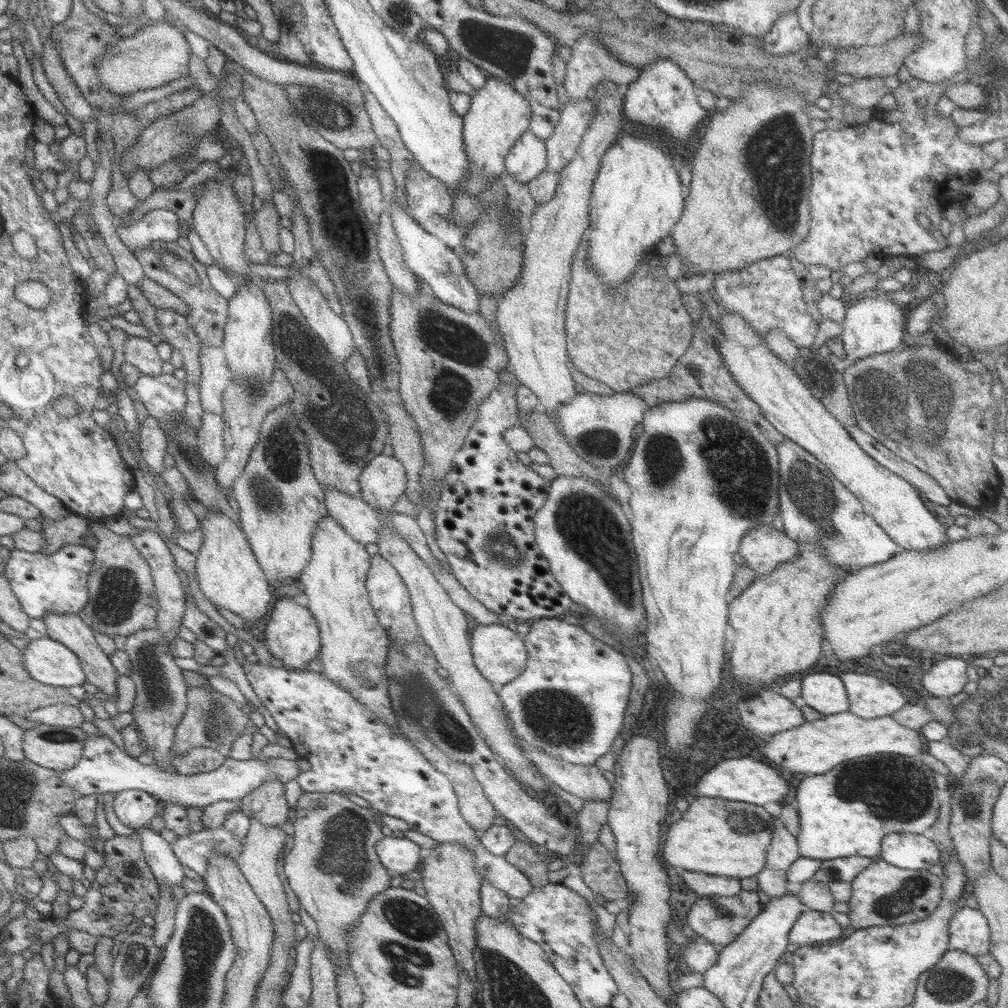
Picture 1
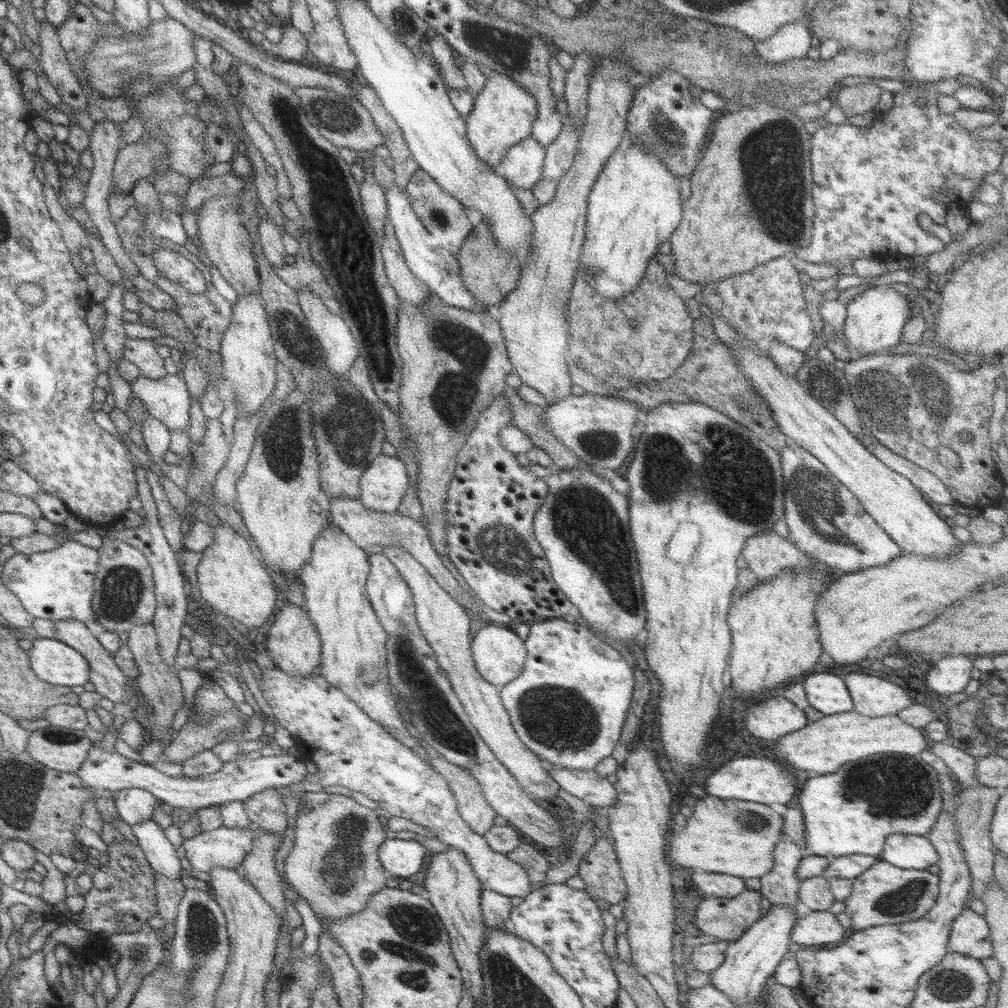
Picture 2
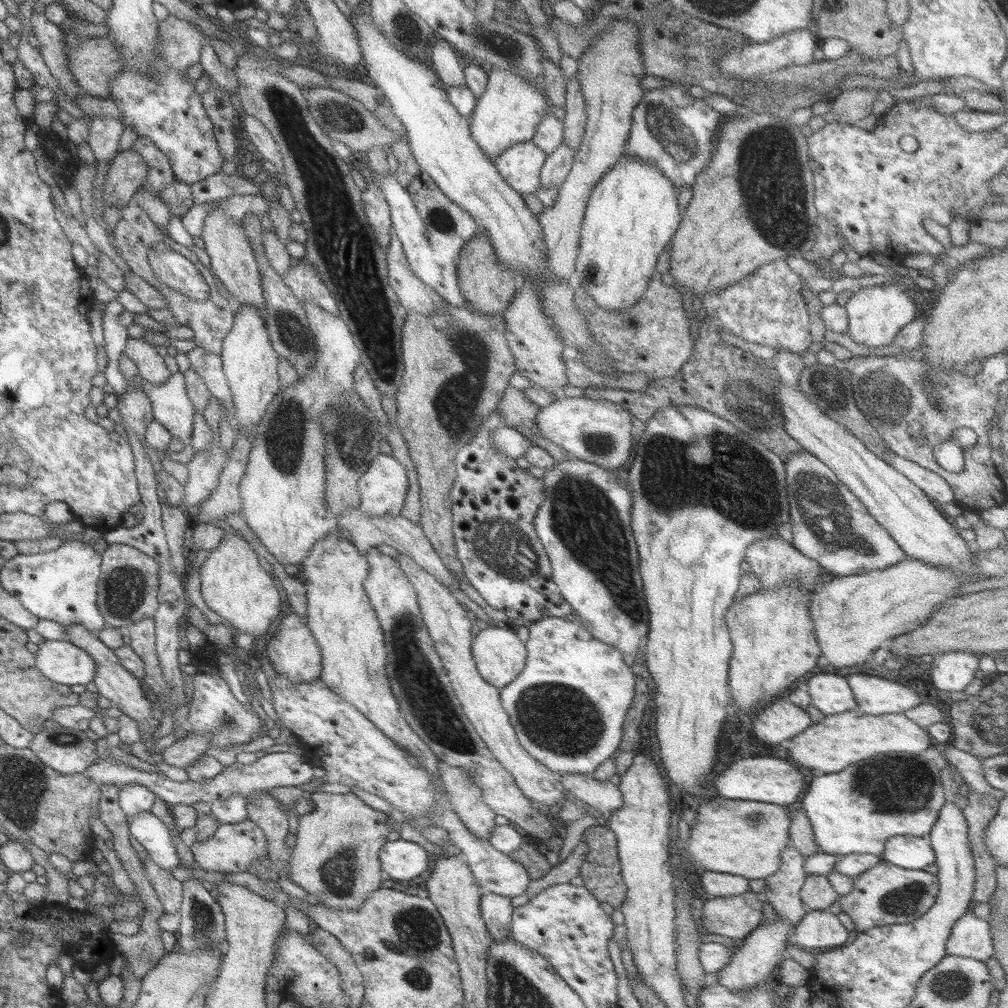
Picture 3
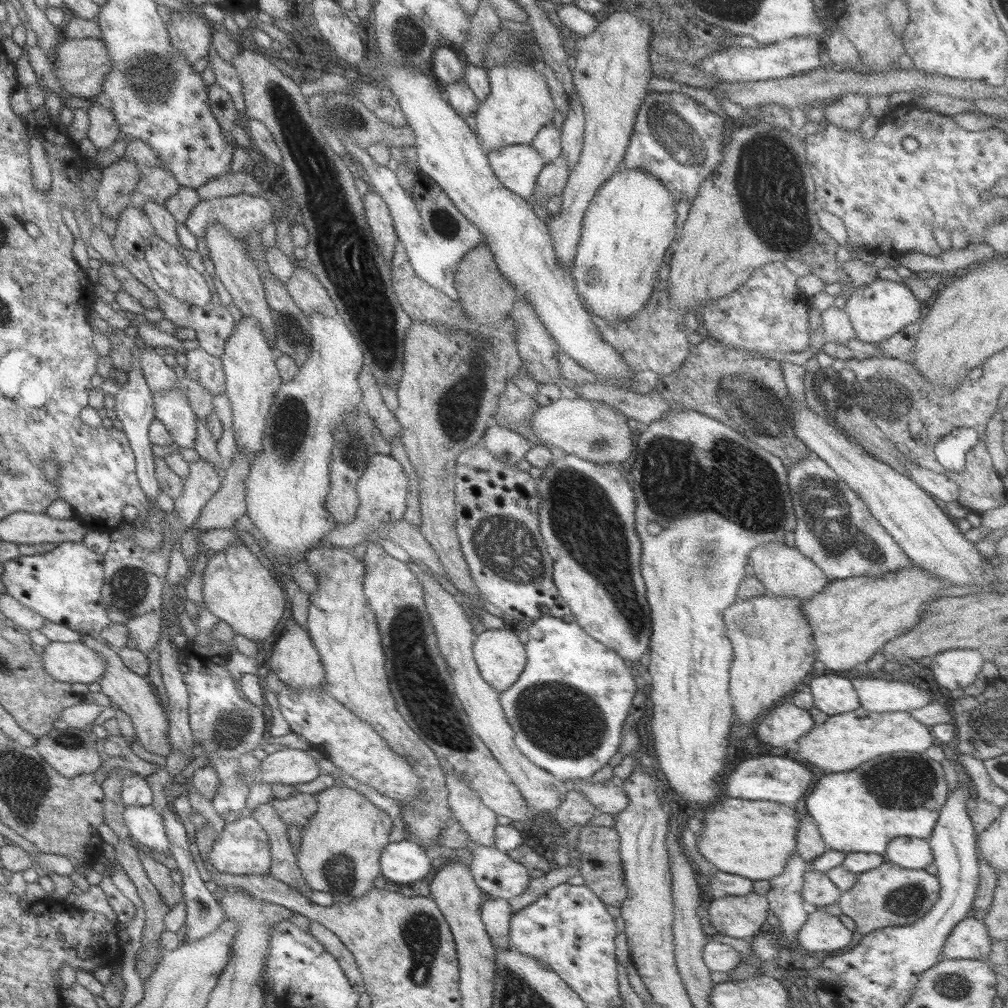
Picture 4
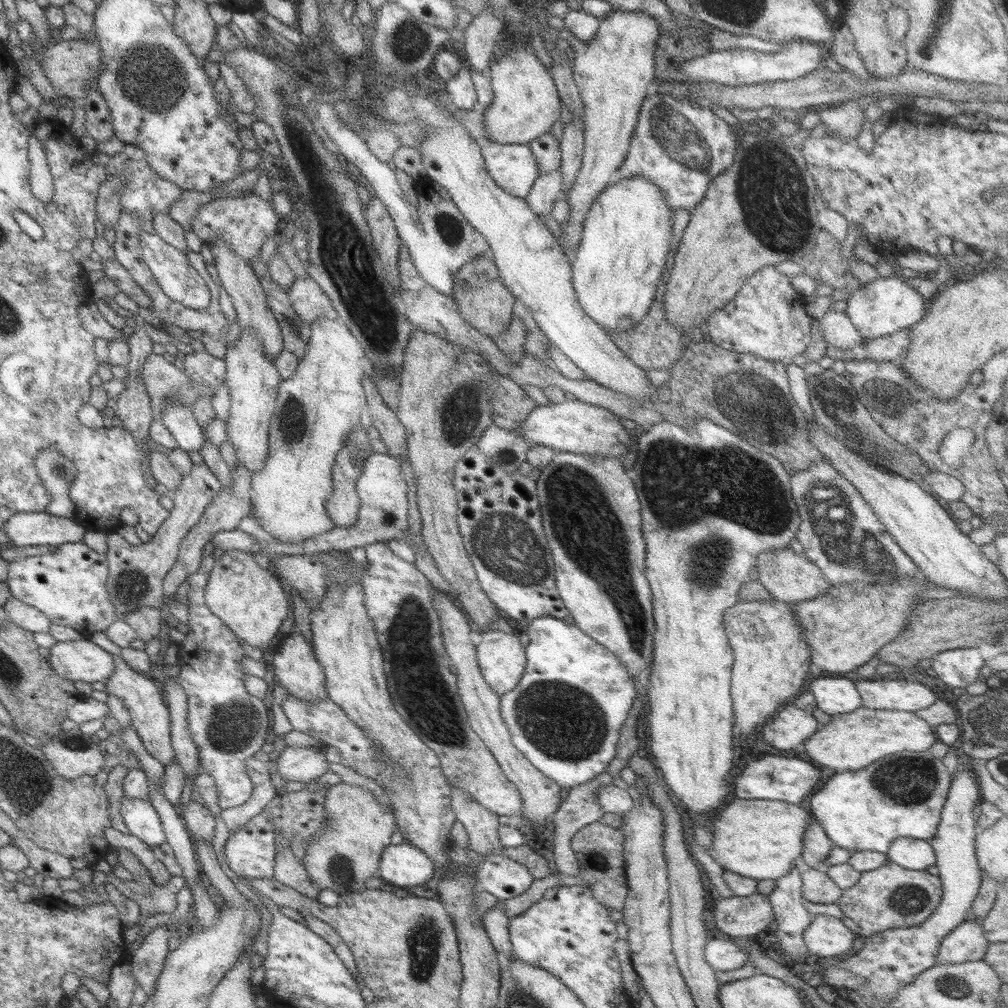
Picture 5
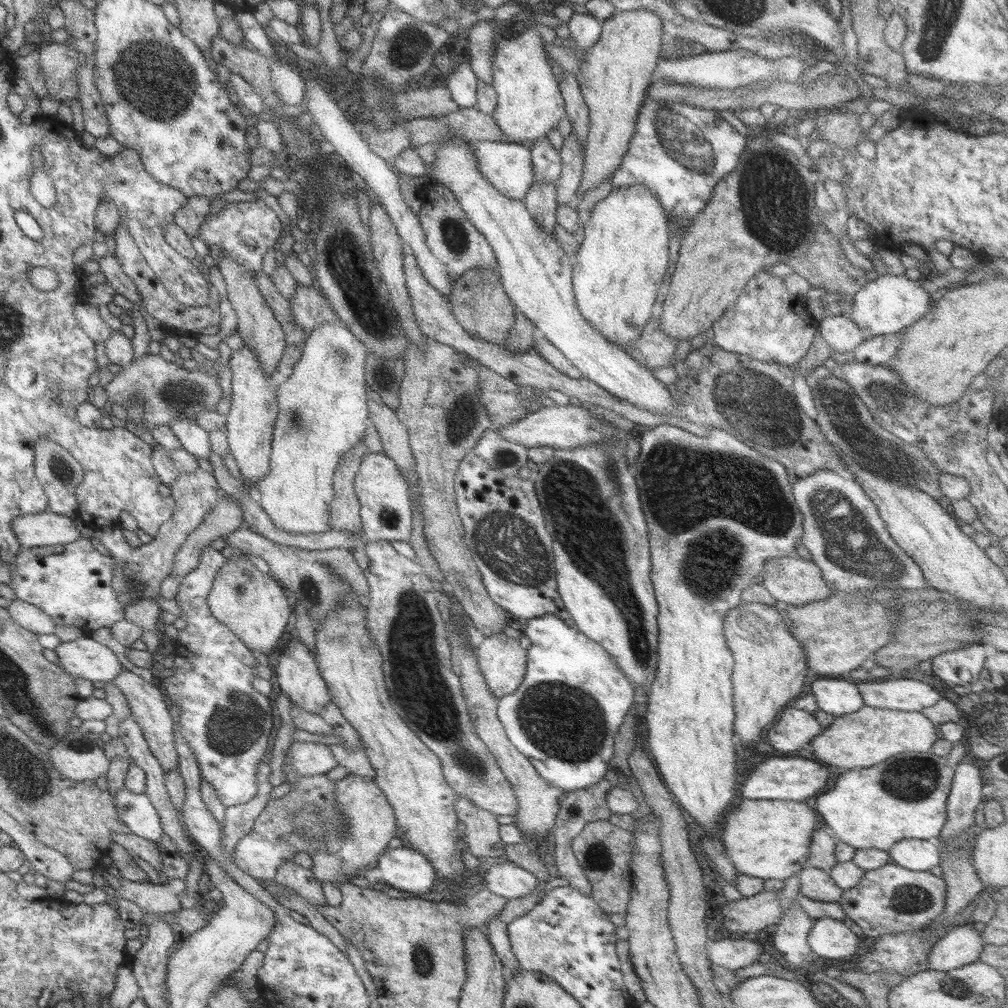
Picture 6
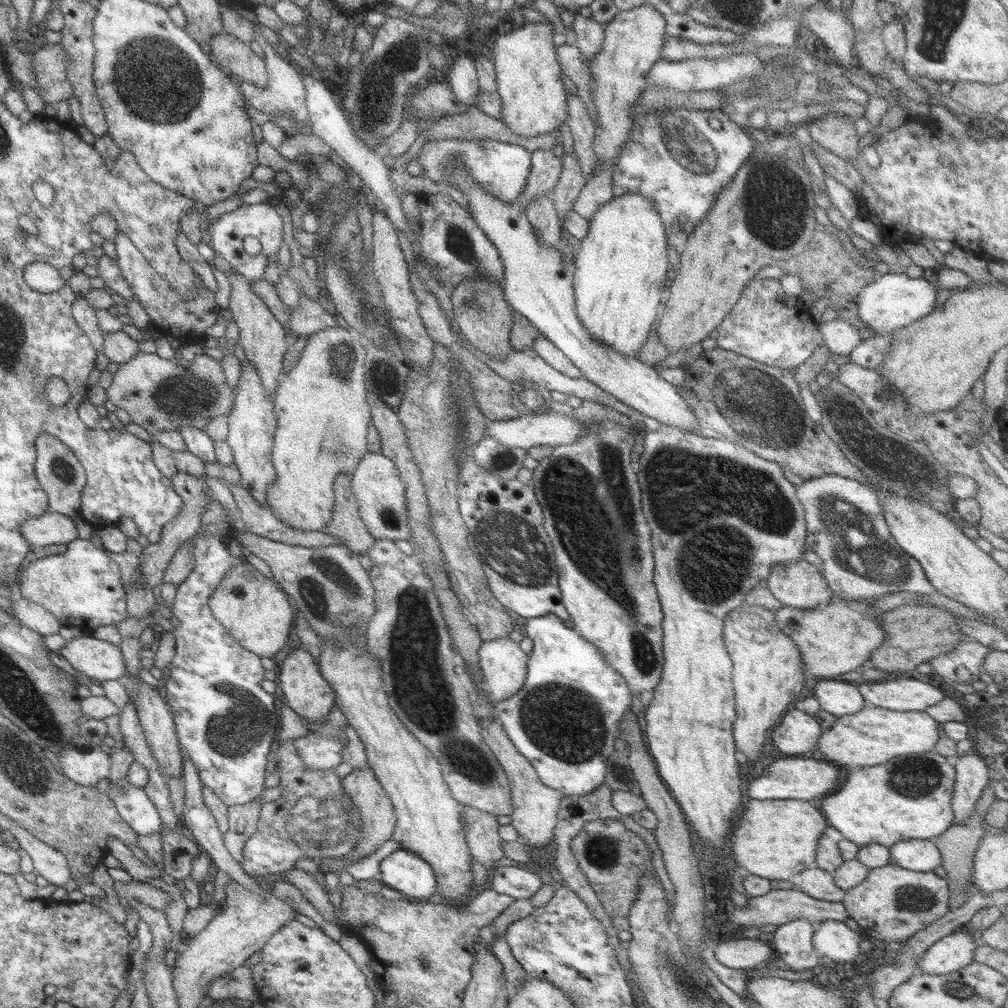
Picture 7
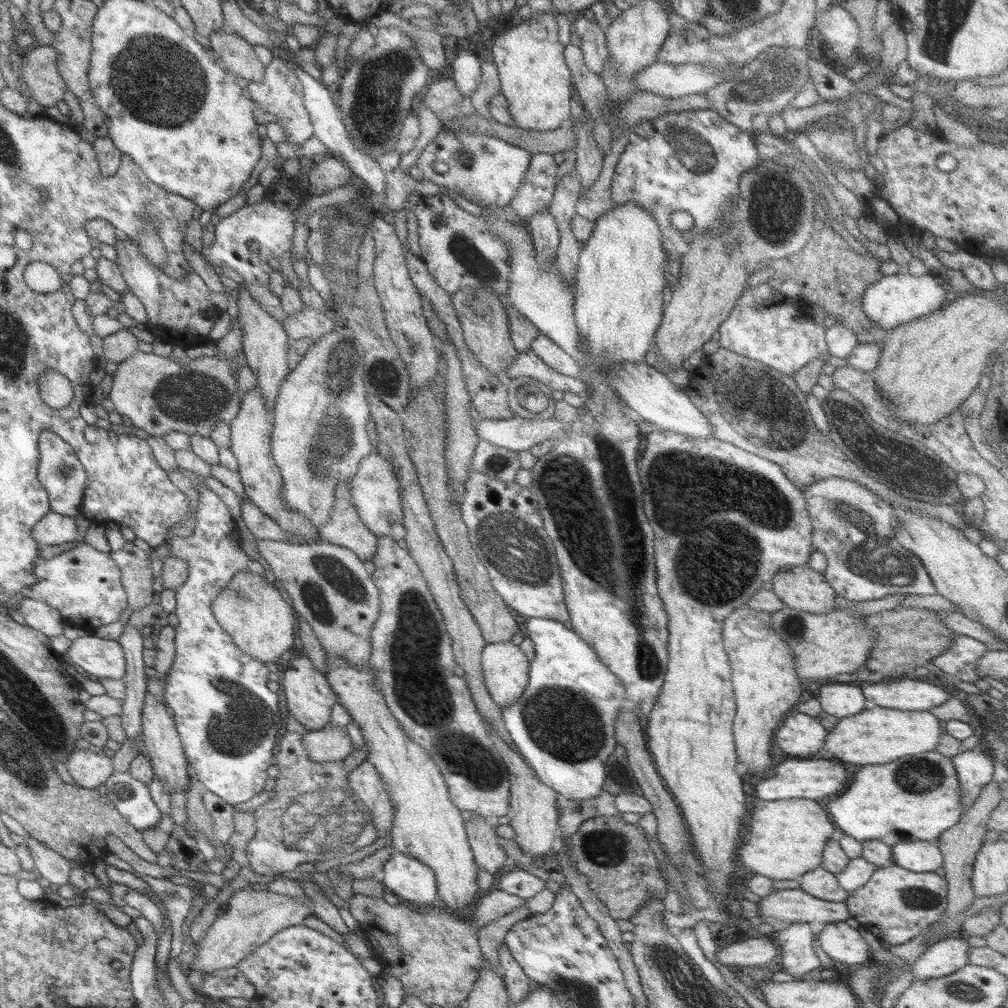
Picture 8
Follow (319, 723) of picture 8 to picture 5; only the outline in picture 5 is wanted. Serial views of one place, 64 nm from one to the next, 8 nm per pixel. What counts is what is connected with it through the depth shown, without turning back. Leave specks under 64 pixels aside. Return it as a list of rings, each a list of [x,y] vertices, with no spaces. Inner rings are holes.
[[[296,631],[284,639],[279,647],[279,651],[274,651],[273,664],[270,666],[275,681],[278,681],[278,684],[288,692],[288,695],[292,695],[300,701],[316,703],[320,699],[326,699],[325,677],[320,663],[316,660],[313,645],[308,644],[308,641]]]

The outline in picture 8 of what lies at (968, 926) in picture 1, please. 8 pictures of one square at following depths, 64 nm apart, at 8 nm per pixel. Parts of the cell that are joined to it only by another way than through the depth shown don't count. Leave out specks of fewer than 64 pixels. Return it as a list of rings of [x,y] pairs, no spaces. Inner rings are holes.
[[[963,934],[953,935],[928,946],[914,961],[913,978],[928,981],[949,976],[968,964],[970,945]]]

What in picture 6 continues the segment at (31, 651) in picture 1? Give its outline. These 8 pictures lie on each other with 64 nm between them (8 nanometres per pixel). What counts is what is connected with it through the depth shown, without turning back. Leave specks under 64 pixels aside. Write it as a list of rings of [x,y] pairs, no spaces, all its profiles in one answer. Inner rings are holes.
[[[77,636],[54,650],[62,672],[72,678],[87,678],[91,683],[111,683],[123,668],[118,656],[92,637]]]

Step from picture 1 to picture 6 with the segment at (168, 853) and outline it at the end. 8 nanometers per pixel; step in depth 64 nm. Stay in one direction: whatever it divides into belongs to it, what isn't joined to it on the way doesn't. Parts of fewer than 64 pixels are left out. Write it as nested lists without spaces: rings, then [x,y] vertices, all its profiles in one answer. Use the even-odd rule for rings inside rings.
[[[126,787],[112,796],[120,821],[130,830],[131,836],[146,838],[158,842],[162,838],[163,829],[151,800],[144,794],[131,793]]]

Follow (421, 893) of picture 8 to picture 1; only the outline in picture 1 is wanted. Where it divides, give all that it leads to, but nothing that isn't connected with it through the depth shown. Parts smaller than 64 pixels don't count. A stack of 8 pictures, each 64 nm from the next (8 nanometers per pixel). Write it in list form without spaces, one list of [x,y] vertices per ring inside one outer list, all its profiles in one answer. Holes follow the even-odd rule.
[[[389,833],[375,848],[380,862],[390,872],[406,876],[420,864],[423,850],[418,844],[403,838],[393,838]]]

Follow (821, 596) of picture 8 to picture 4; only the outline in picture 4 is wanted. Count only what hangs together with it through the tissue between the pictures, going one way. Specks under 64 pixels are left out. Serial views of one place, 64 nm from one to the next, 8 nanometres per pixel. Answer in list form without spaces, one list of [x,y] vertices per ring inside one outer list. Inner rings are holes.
[[[769,542],[755,548],[749,554],[749,564],[753,566],[754,576],[764,585],[768,594],[774,596],[787,596],[803,602],[822,592],[829,583],[827,576],[812,560],[782,542]]]

